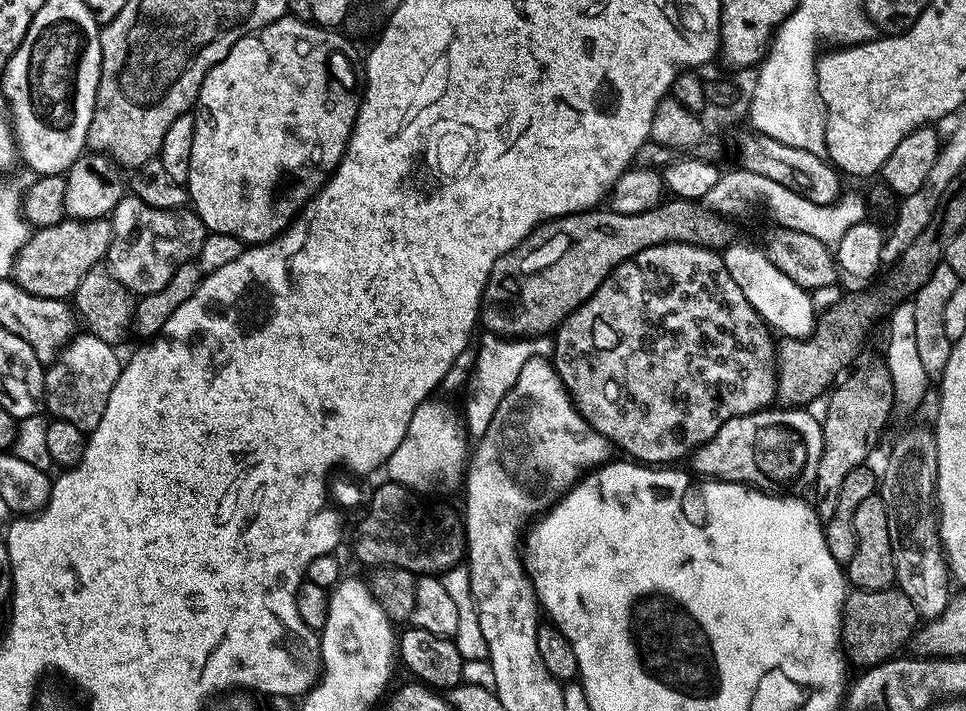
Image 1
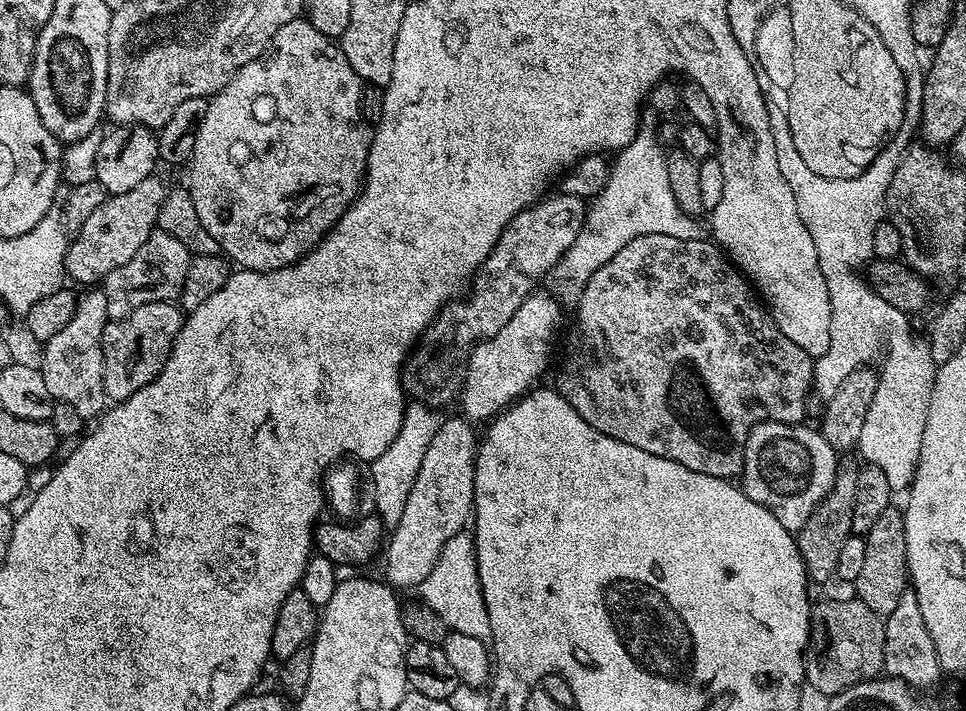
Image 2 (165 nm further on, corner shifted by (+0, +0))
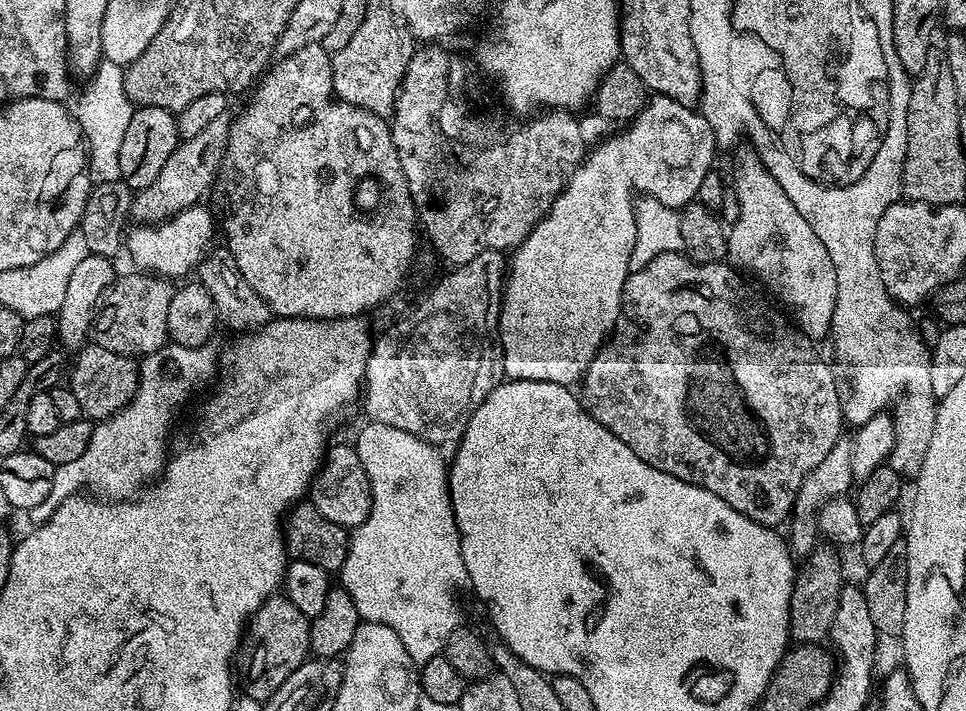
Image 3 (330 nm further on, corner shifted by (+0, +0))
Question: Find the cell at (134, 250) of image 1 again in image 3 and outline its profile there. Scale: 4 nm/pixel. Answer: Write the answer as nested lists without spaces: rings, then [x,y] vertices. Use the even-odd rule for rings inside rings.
[[[132,270],[129,276],[115,281],[107,289],[102,303],[92,322],[91,343],[102,346],[106,350],[114,350],[114,354],[143,358],[157,352],[169,343],[166,313],[170,311],[170,298],[174,291],[171,279],[153,276],[139,270]]]

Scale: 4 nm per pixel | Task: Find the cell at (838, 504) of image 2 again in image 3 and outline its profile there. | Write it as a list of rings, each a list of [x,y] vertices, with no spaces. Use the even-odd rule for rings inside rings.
[[[817,547],[799,565],[792,582],[790,594],[790,622],[788,631],[796,644],[820,644],[829,639],[834,622],[834,614],[838,611],[840,592],[846,587],[844,568],[840,560],[831,552],[831,547]]]

